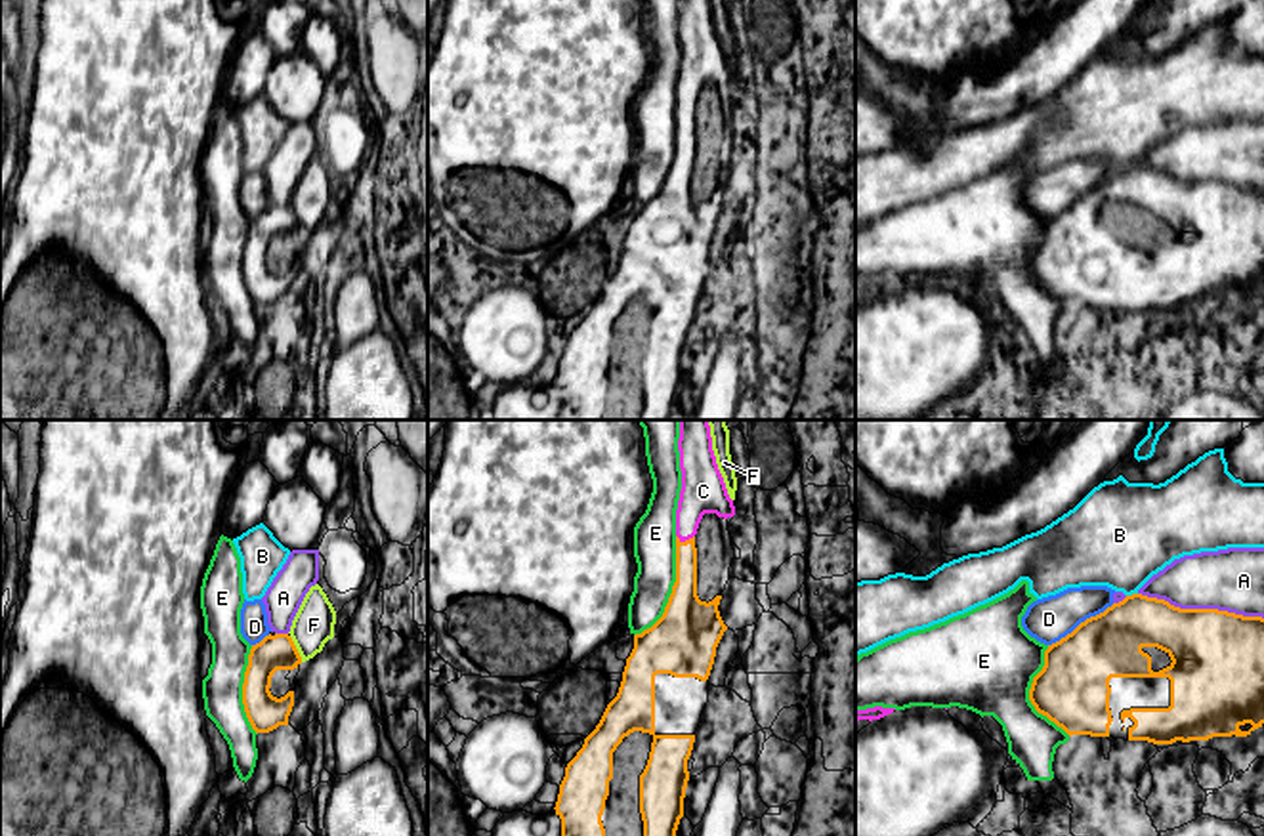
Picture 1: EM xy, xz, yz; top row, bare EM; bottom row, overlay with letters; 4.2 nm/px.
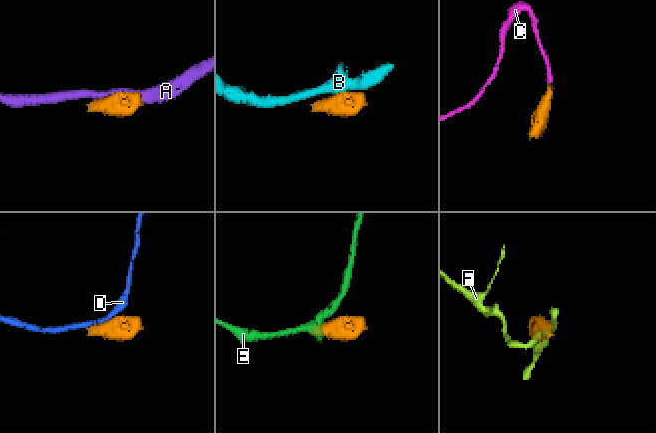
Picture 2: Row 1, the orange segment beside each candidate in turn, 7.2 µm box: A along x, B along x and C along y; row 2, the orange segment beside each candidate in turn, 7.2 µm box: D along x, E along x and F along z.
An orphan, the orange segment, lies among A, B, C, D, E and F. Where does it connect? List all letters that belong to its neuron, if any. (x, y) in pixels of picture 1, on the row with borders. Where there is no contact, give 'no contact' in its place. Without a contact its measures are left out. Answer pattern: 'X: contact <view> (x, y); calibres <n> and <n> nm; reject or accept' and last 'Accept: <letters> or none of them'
A: contact yz (1201, 609); calibres 380 and 260 nm; reject
B: contact yz (1133, 594); calibres 280 and 440 nm; reject
C: contact xz (686, 541); calibres 120 and 190 nm; accept
D: contact yz (1081, 623); calibres 280 and 190 nm; reject
E: contact xz (673, 590); calibres 280 and 180 nm; reject
F: contact xy (296, 649); calibres 150 and 180 nm; reject
Accept: C

